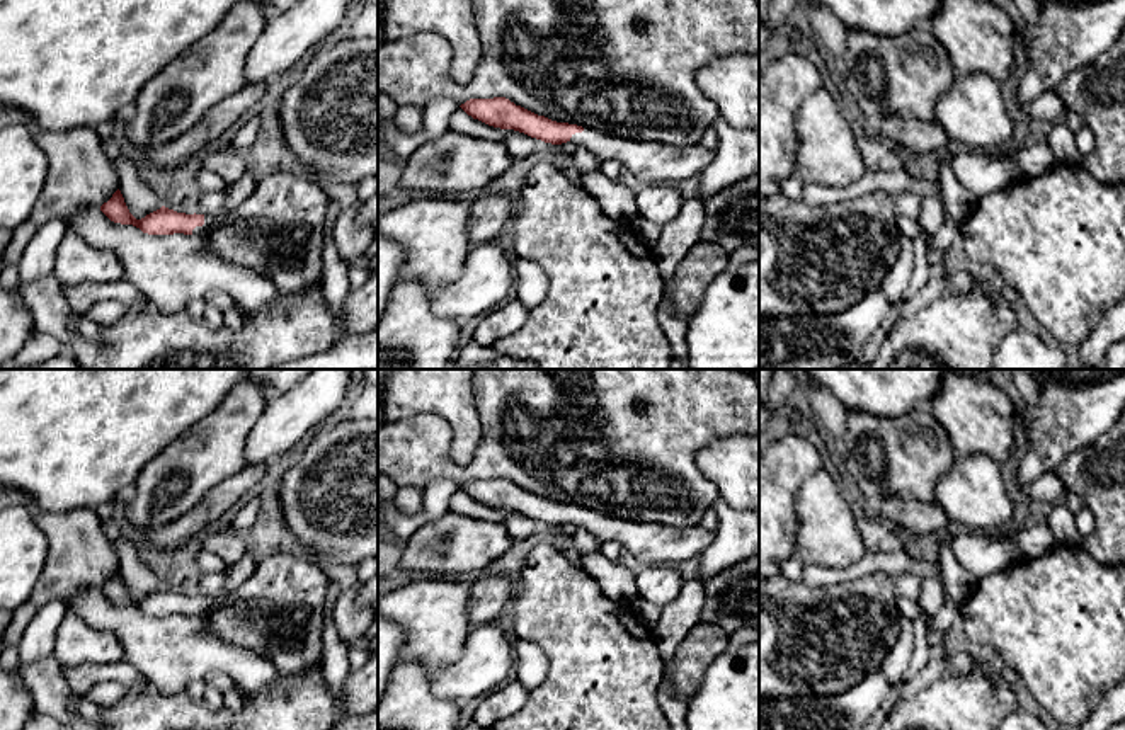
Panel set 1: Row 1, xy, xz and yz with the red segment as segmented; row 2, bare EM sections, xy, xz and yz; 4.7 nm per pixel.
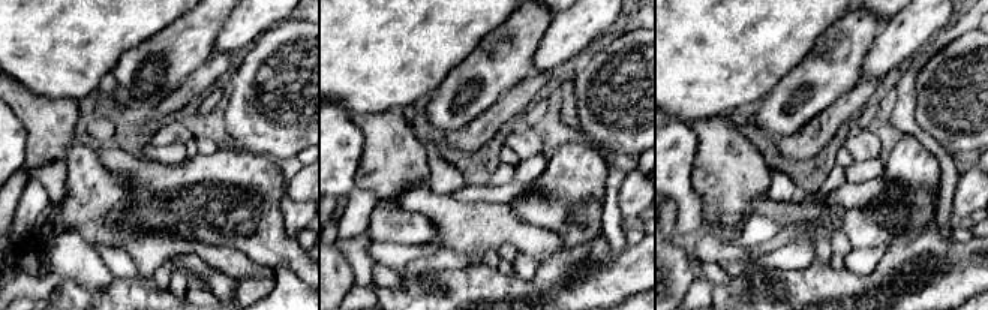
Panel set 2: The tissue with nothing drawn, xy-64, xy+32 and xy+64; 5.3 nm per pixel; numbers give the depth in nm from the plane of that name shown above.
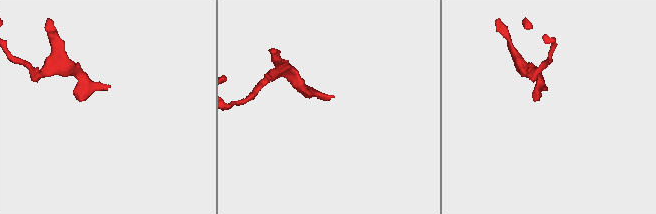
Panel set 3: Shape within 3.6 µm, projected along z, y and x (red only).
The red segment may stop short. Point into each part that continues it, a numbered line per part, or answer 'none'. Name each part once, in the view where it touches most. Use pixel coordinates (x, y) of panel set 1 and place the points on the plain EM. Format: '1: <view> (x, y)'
1: xy (210, 601)

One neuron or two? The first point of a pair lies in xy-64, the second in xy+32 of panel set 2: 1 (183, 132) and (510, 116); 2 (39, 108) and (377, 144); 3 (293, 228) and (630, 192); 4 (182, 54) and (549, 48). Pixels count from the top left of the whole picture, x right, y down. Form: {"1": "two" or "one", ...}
{"1": "two", "2": "one", "3": "one", "4": "two"}

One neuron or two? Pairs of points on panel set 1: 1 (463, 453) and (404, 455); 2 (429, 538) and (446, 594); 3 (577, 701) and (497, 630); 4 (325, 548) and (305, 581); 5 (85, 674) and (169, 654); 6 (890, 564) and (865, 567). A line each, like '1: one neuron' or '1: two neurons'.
1: two neurons
2: two neurons
3: two neurons
4: two neurons
5: two neurons
6: one neuron

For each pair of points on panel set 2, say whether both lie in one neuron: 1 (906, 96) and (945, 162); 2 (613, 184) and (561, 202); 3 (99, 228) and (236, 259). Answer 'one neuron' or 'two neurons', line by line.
1: one neuron
2: two neurons
3: one neuron

